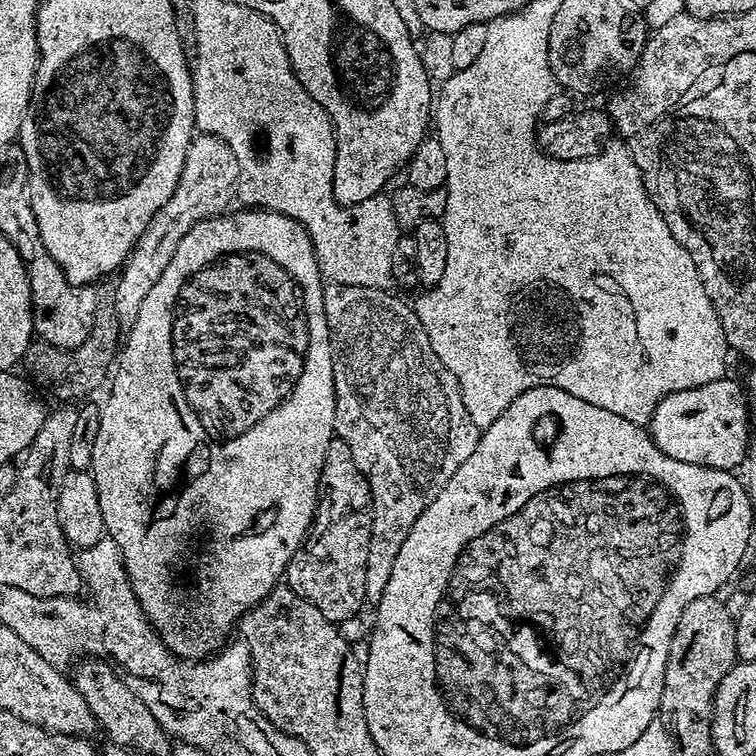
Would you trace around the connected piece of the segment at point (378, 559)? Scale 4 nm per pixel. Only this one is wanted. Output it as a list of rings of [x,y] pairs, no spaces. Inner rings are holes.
[[[328,282],[324,286],[324,313],[328,323],[328,334],[332,337],[332,369],[334,370],[334,394],[336,405],[334,406],[334,432],[346,446],[350,446],[350,452],[354,454],[354,462],[358,462],[358,470],[368,479],[370,494],[372,495],[372,534],[370,536],[370,554],[366,562],[366,600],[374,606],[382,598],[386,590],[386,582],[390,582],[390,570],[394,570],[394,558],[398,558],[398,550],[402,550],[402,542],[406,542],[406,534],[410,534],[410,526],[418,522],[418,514],[438,498],[442,486],[454,478],[458,466],[474,454],[474,446],[480,443],[482,429],[472,420],[469,405],[464,405],[462,385],[456,380],[456,375],[444,365],[434,346],[427,330],[419,320],[419,314],[415,307],[407,304],[400,296],[391,296],[387,287],[373,286],[371,284],[342,284]]]

